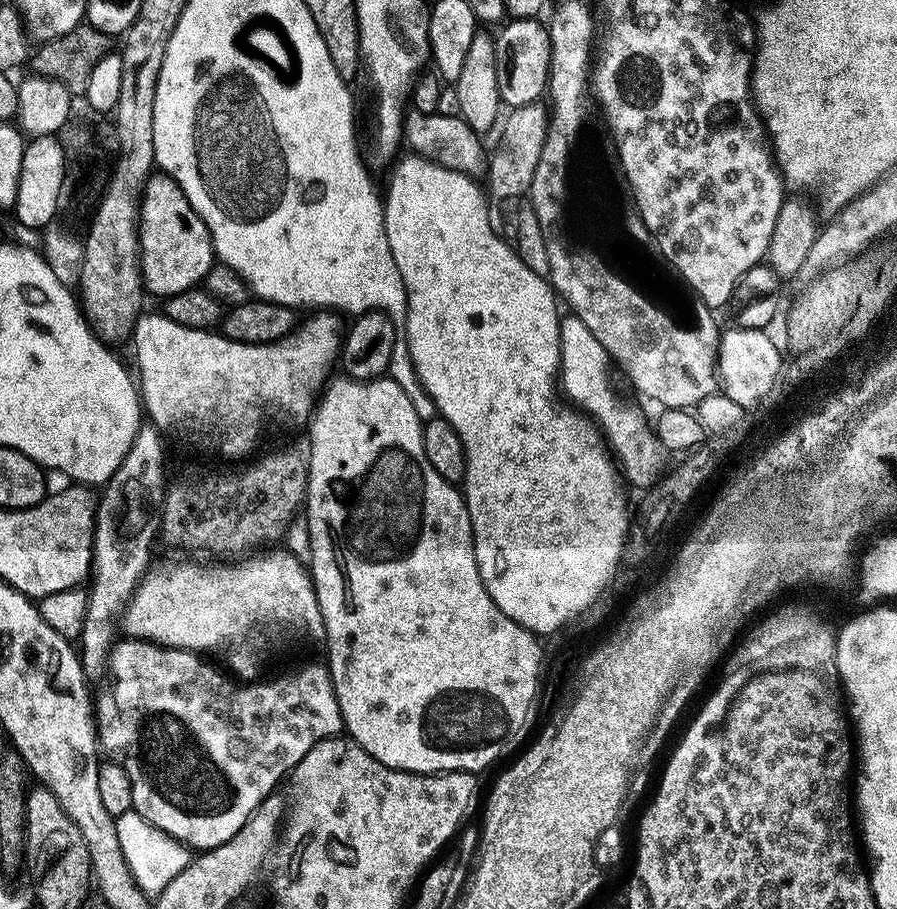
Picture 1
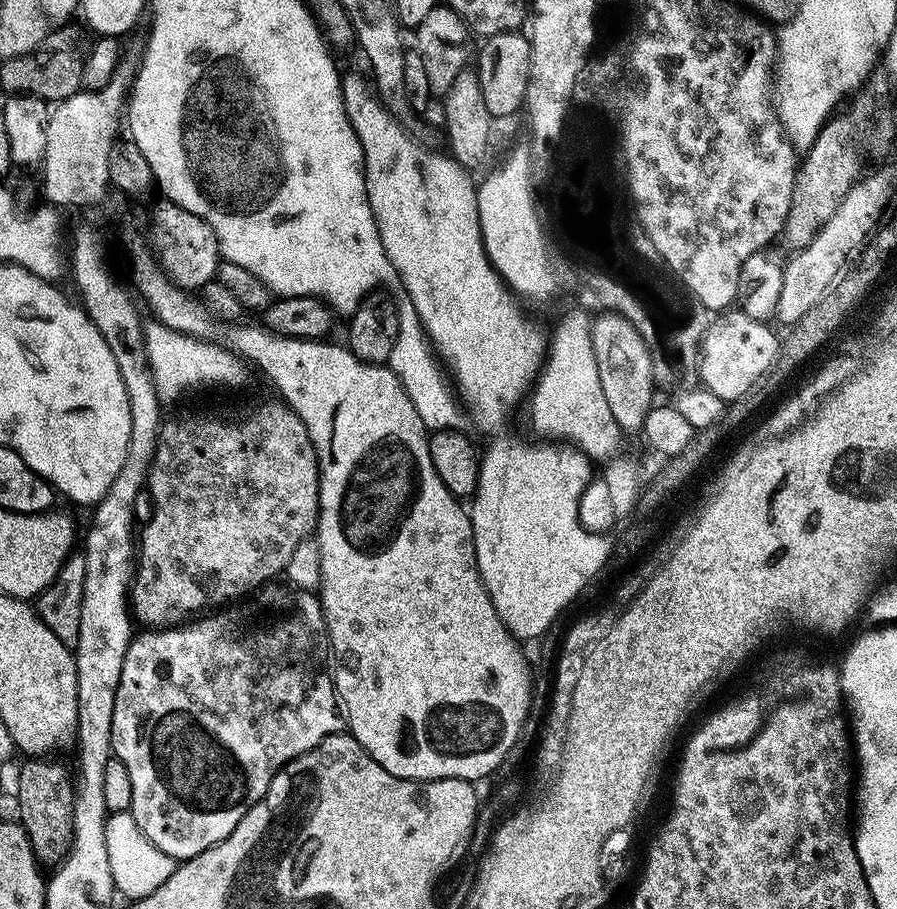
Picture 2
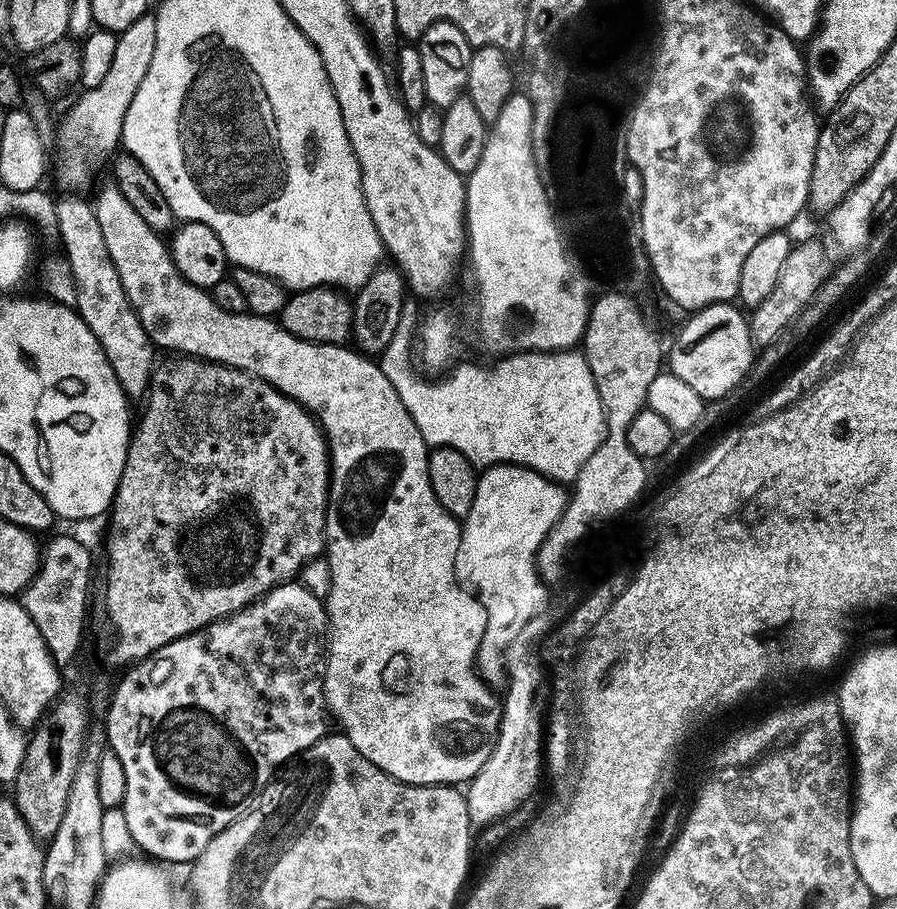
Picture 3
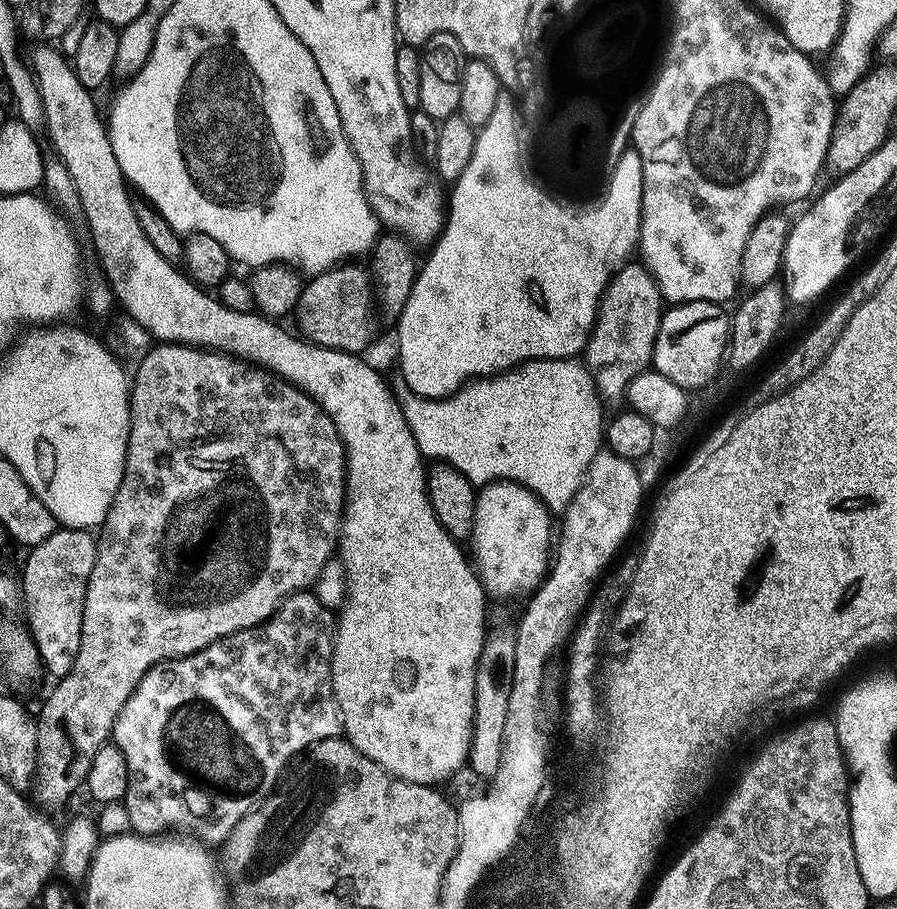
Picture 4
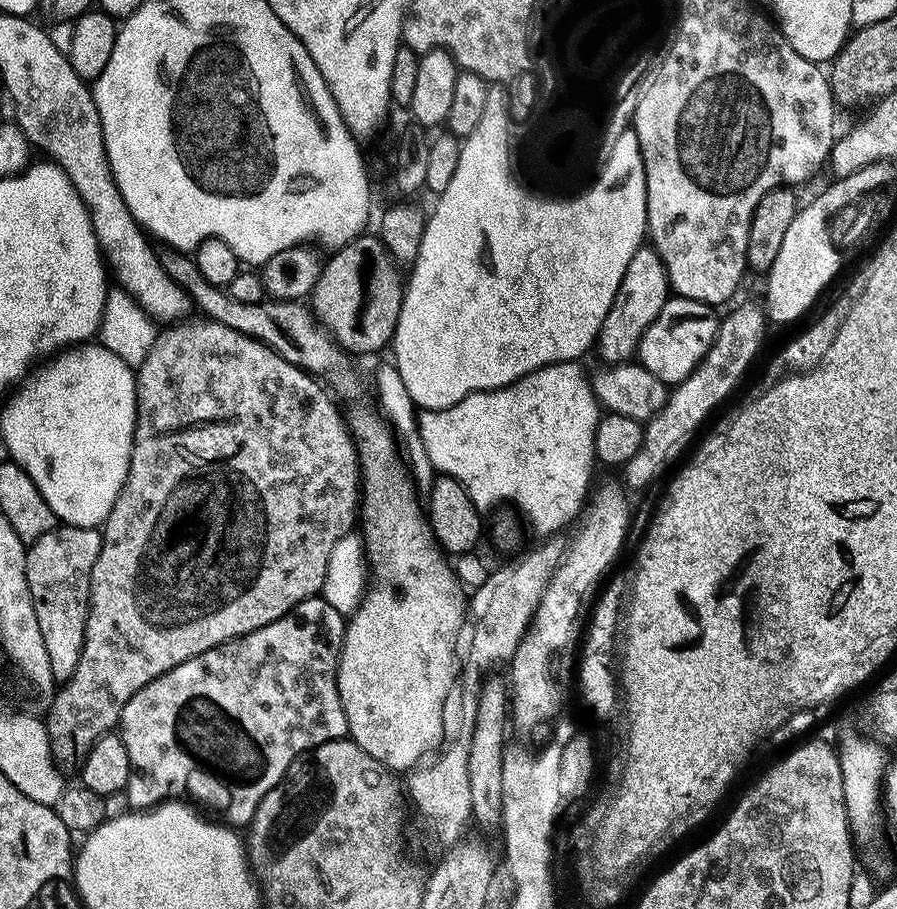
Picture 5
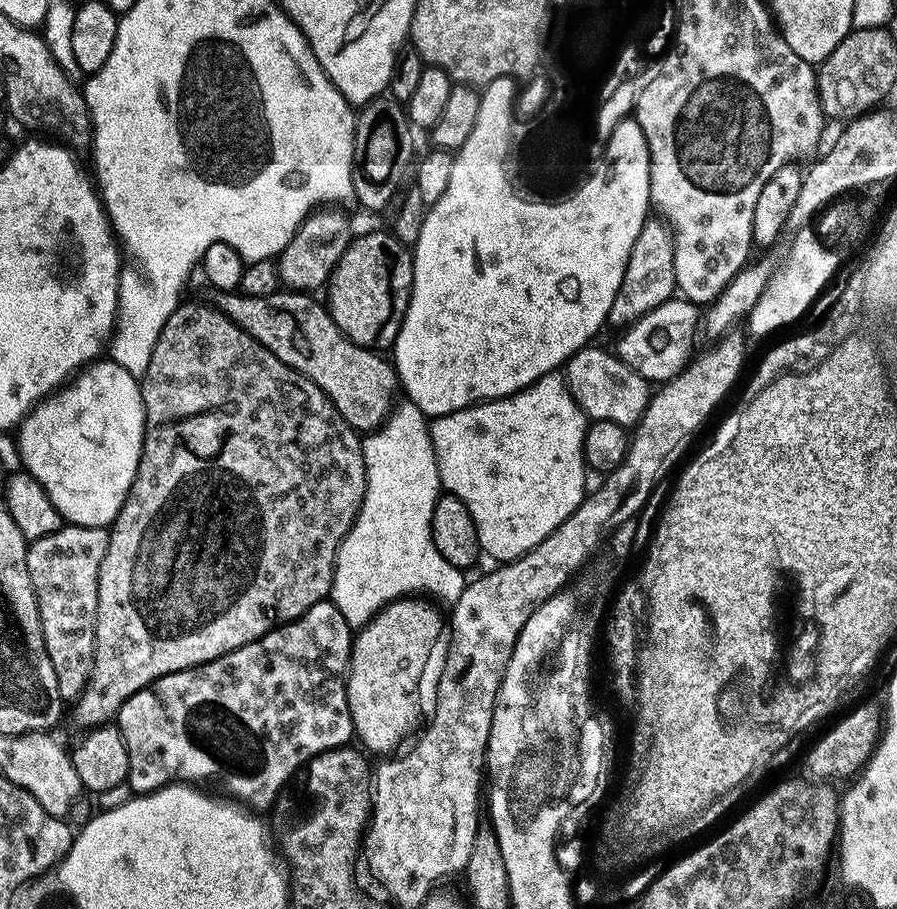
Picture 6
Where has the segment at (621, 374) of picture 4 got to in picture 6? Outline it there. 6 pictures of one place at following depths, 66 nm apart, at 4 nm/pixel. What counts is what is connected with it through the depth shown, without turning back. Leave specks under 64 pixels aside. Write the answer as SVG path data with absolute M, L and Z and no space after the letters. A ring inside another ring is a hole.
M649 218L645 220L638 238L634 238L634 250L630 250L630 258L626 262L626 274L622 278L622 286L618 286L618 294L614 294L614 306L610 306L608 324L627 326L633 320L642 318L642 314L646 314L673 299L676 291L672 230L663 219Z

